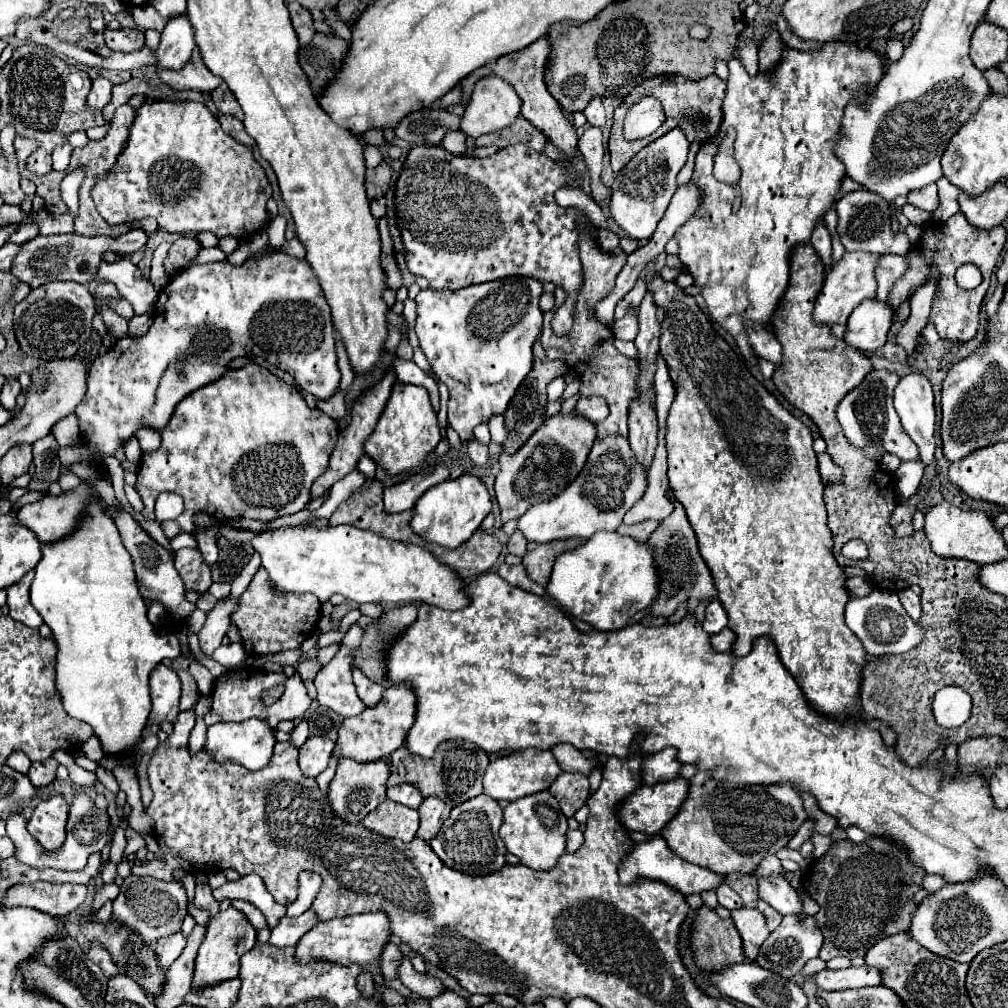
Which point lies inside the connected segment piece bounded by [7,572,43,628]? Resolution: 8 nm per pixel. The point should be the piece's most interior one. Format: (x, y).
(20, 609)

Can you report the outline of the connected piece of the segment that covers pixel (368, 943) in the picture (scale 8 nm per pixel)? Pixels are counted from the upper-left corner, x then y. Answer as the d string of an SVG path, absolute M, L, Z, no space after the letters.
M371 912L371 914L355 914L355 916L343 916L333 918L327 922L319 922L309 934L305 934L297 944L297 958L301 962L309 962L313 958L323 958L337 964L359 964L375 978L375 988L385 1004L403 1004L403 1000L397 992L391 992L383 984L383 976L379 970L379 954L383 952L383 946L389 942L391 936L391 924L387 914L383 912Z

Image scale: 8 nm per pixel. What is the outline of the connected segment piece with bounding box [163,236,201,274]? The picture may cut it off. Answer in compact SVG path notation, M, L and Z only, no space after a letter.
M185 236L177 238L177 240L171 244L167 258L163 260L165 272L167 272L167 274L175 272L179 266L185 264L185 260L187 260L187 262L193 260L193 258L199 254L199 250L201 250L201 246L199 246L199 242L197 242L195 238L185 238Z

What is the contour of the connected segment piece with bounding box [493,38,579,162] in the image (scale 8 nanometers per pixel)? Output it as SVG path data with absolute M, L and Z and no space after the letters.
M539 38L537 42L533 42L531 46L519 50L519 52L513 52L509 56L503 56L495 62L493 66L493 72L497 76L501 76L505 82L509 82L515 92L519 94L519 98L523 100L523 108L521 108L521 116L527 118L537 130L541 130L553 144L555 148L561 152L561 160L567 160L567 162L573 162L575 160L575 152L577 152L577 132L575 132L575 126L563 116L561 112L561 106L557 104L557 100L547 92L545 88L545 82L543 82L543 70L545 70L545 62L549 58L549 44L547 44L547 38Z

